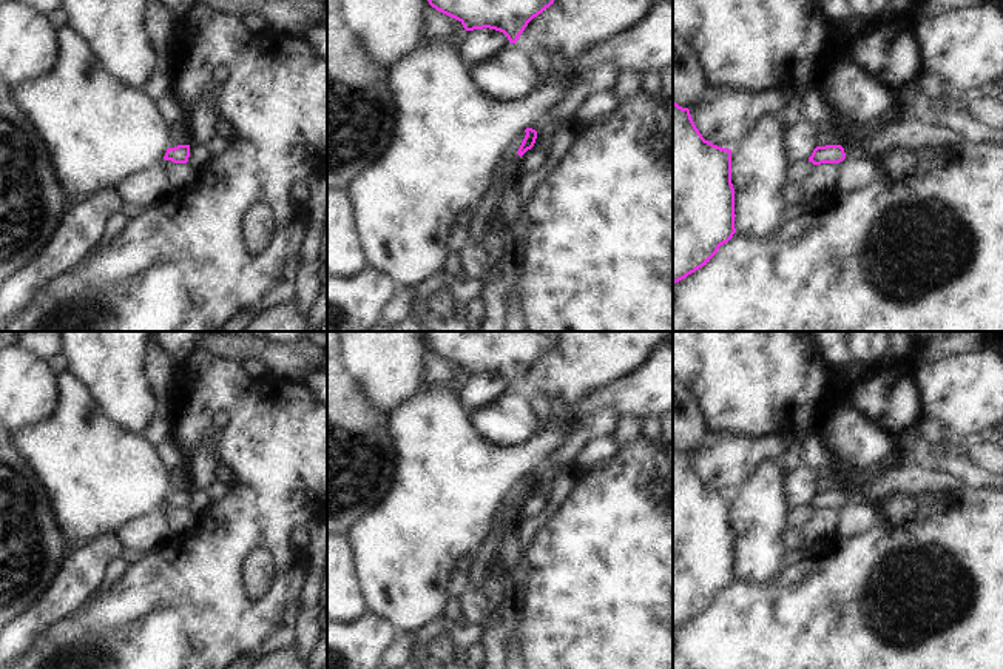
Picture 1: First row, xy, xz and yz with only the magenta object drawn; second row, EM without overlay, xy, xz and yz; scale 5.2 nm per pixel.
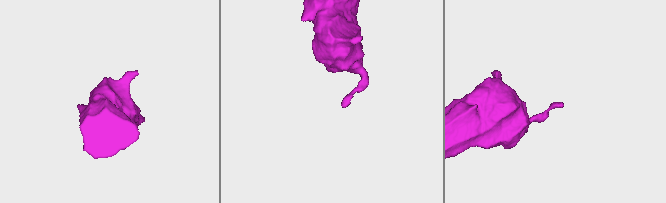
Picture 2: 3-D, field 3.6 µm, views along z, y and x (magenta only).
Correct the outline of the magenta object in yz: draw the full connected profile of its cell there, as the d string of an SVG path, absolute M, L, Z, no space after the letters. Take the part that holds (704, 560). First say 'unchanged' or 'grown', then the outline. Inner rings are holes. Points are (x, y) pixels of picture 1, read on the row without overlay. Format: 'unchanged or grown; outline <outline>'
unchanged; outline M673 447L673 629L707 610L733 583L735 563L731 495L705 486L690 455Z

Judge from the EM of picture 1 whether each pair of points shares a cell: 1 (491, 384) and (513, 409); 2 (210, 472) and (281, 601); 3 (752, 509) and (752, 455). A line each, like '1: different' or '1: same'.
1: different
2: different
3: different

